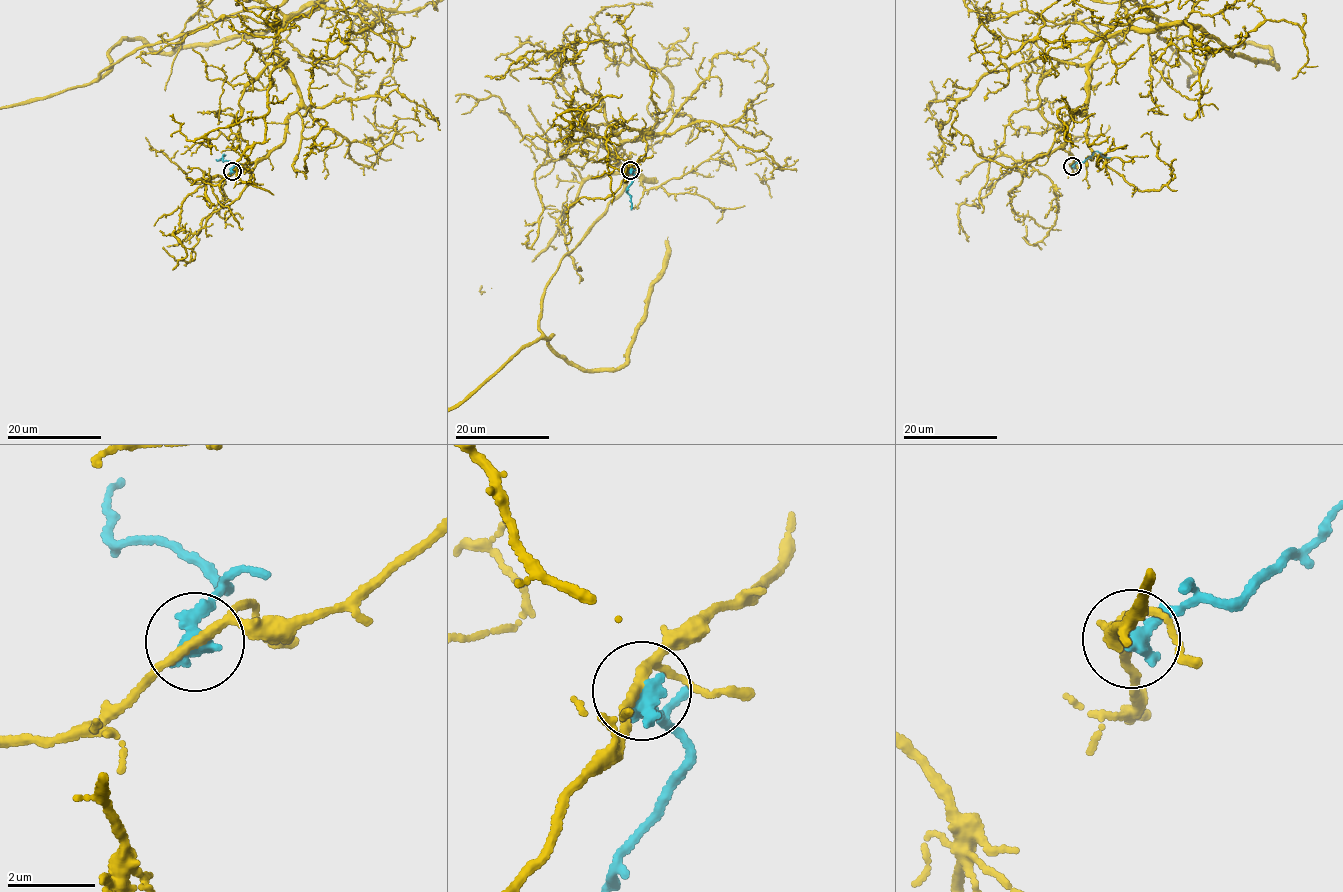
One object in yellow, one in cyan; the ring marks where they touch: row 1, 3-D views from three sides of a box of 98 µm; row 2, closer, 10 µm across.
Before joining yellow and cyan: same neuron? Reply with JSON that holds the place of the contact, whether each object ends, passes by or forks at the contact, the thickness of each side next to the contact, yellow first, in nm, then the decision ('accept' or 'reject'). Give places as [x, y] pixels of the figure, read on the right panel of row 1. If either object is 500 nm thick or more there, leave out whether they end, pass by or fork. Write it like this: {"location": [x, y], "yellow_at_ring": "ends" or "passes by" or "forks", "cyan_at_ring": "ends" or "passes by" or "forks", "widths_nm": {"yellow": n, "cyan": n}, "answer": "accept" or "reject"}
{"location": [1072, 166], "yellow_at_ring": "forks", "cyan_at_ring": "ends", "widths_nm": {"yellow": 180, "cyan": 460}, "answer": "reject"}

